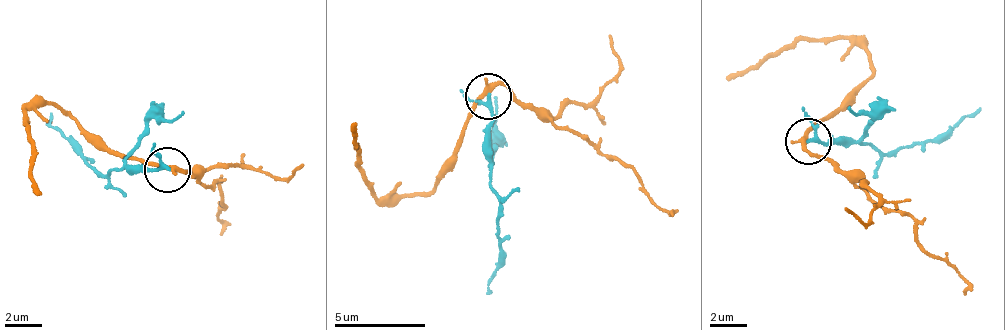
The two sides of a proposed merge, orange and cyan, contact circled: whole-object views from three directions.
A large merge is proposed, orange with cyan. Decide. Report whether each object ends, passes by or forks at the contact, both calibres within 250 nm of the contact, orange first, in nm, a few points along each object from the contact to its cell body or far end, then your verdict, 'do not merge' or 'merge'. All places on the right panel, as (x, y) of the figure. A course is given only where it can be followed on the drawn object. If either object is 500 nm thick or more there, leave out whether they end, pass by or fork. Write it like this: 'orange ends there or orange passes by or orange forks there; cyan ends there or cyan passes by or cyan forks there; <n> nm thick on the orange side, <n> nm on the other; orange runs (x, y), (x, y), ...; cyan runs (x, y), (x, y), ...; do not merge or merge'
orange passes by; cyan passes by; 260 nm thick on the orange side, 160 nm on the other; orange runs (806, 138), (821, 118), (852, 106), (872, 78), (864, 52), (850, 42), (817, 38), (784, 45), (727, 80); cyan runs (806, 142), (852, 138), (885, 153), (950, 134), (981, 105); do not merge

